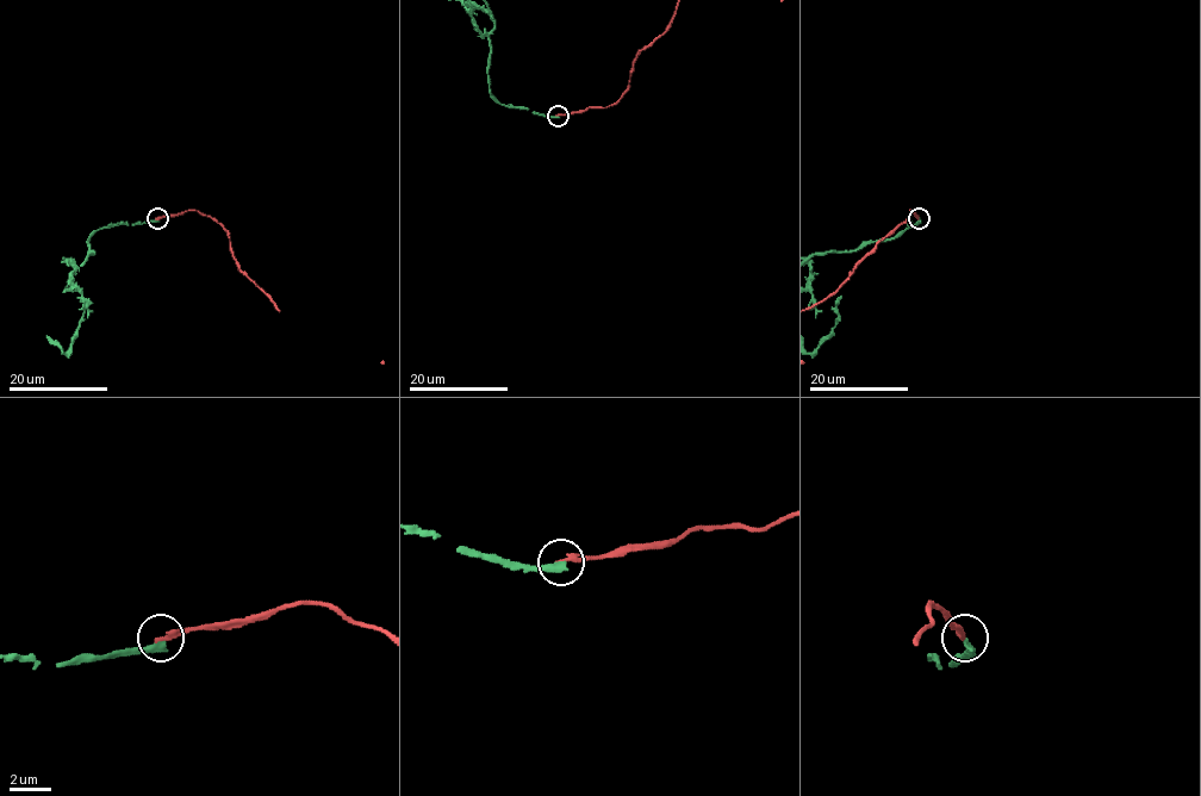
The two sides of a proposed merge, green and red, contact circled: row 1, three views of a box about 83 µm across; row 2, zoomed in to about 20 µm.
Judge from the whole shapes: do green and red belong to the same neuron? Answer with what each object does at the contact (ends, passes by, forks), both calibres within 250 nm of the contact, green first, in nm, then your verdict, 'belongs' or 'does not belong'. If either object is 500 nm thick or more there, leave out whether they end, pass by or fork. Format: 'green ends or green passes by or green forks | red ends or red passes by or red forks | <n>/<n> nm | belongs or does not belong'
green ends | red ends | 360/240 nm | does not belong

